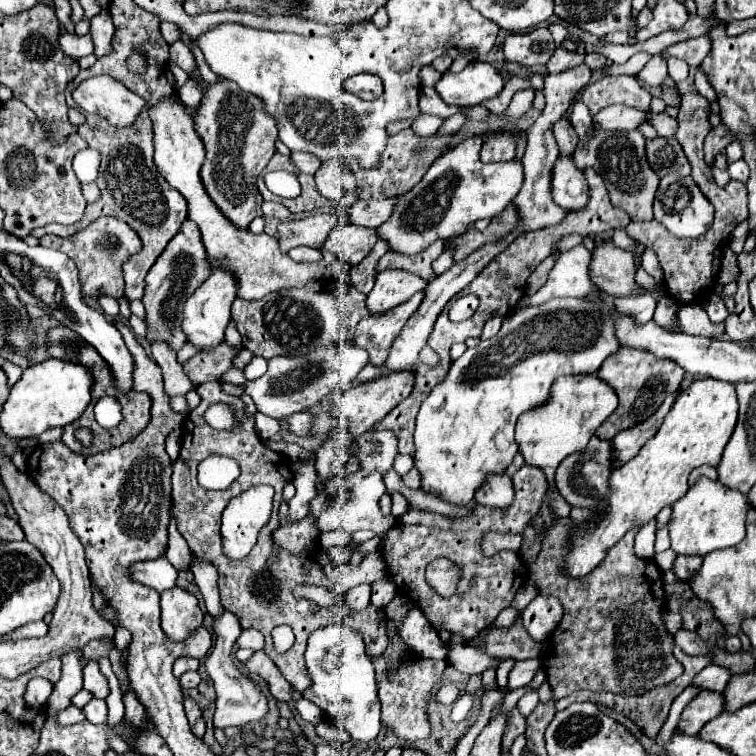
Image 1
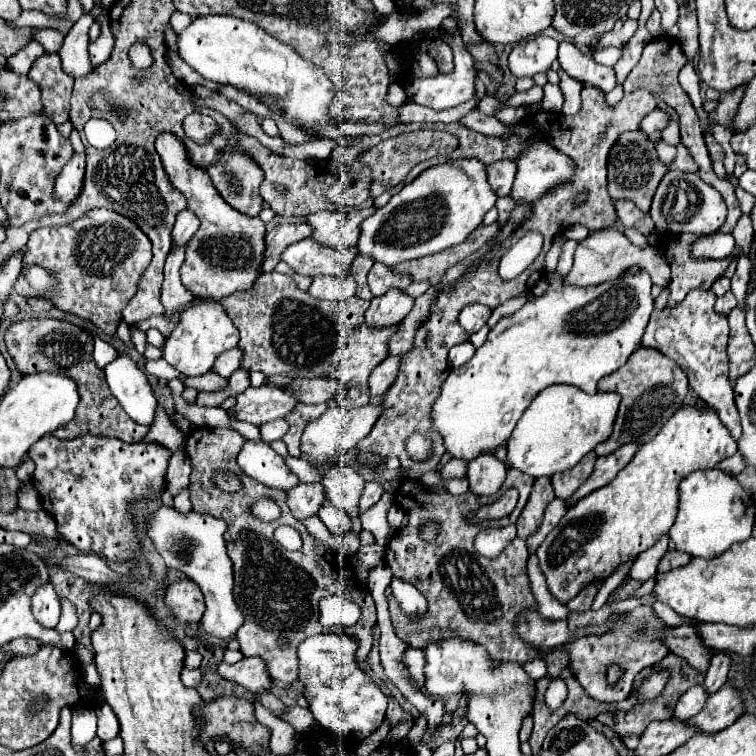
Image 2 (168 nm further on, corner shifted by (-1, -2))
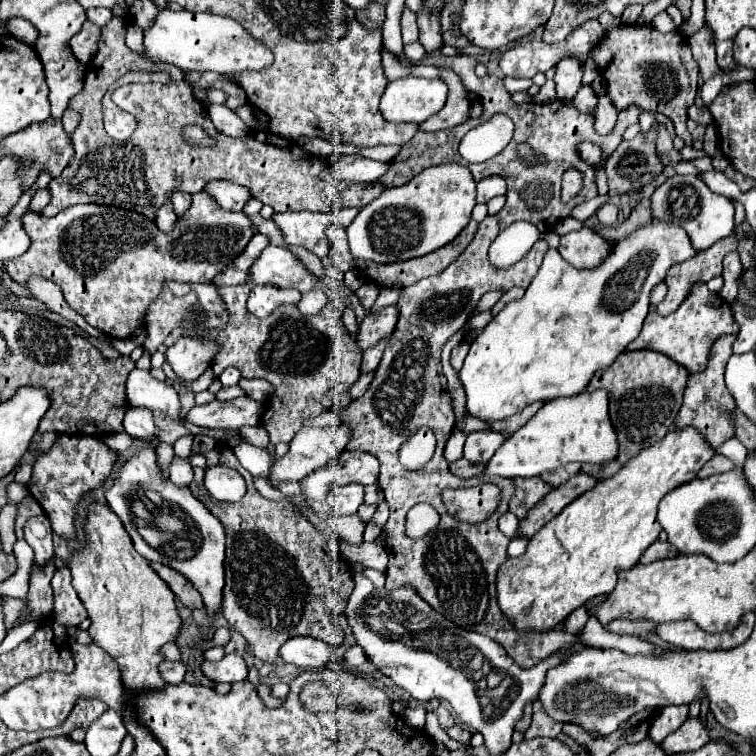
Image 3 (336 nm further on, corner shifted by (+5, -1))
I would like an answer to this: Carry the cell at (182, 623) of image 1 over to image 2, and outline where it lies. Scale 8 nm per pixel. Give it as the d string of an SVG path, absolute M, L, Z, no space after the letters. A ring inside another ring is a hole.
M187 578L171 582L167 588L165 600L181 622L199 622L205 612L203 594L199 586Z

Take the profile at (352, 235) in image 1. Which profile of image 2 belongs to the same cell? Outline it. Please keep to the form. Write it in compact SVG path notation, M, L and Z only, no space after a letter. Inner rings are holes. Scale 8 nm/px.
M305 238L291 244L281 254L281 262L287 262L293 268L293 272L299 272L309 278L315 278L319 274L345 277L349 275L349 268L355 256L357 256L355 248L345 248L337 252L333 248L319 246L311 238Z

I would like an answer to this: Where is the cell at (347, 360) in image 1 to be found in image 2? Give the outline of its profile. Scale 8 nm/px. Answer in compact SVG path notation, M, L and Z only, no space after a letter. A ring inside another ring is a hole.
M263 384L259 388L249 386L239 398L237 406L231 408L235 420L245 420L255 426L261 426L265 422L283 418L287 412L291 412L297 404L297 400L271 384Z

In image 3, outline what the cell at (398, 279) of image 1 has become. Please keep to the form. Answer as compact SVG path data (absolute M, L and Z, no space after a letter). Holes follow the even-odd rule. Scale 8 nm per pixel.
M389 305L383 307L377 313L369 313L359 327L359 335L357 335L357 345L359 349L367 349L371 345L375 345L377 341L381 341L383 337L389 337L395 331L399 319L399 307L397 305Z

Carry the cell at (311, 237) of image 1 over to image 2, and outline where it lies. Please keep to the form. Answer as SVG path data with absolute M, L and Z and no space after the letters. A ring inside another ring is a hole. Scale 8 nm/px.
M295 222L295 224L277 224L271 232L267 232L265 236L265 254L263 254L263 264L259 268L259 272L271 272L275 268L275 264L279 262L281 252L293 244L299 242L303 238L307 238L311 234L311 226L305 222Z

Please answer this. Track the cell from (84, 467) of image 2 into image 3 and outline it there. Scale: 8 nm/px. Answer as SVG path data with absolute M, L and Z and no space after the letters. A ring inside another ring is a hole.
M59 435L47 451L37 451L35 457L33 475L27 483L27 489L49 517L53 533L65 539L75 539L75 505L87 491L103 487L103 483L115 469L115 463L119 461L119 453L111 451L97 437Z

